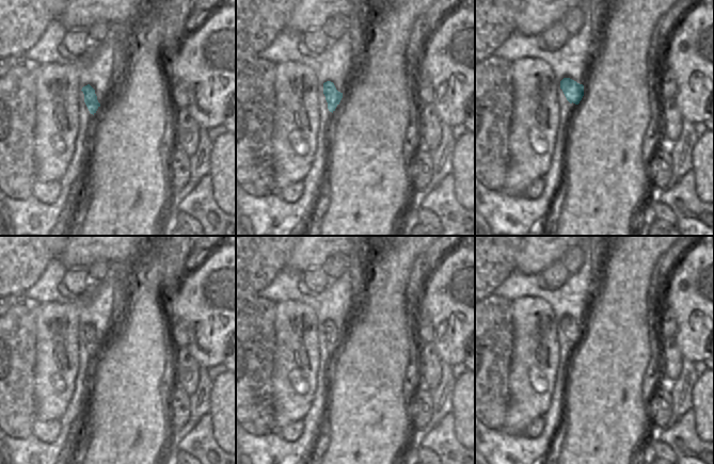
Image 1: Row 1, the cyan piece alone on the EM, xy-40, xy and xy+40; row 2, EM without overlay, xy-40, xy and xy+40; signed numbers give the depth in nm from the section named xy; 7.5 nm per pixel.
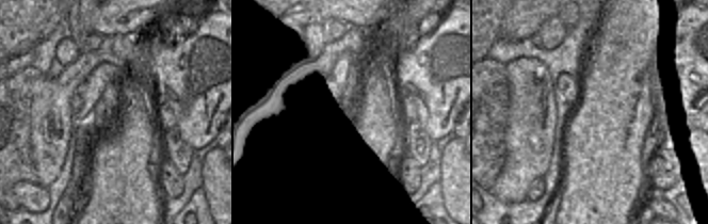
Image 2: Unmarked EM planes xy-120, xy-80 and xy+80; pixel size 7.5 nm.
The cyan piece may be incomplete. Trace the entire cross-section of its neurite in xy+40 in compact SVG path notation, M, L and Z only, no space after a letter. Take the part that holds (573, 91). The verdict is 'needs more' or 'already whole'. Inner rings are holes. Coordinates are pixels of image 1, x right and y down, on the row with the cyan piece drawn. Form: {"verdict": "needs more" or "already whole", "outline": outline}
{"verdict": "needs more", "outline": "M564 78L560 81L560 90L557 92L556 96L560 107L558 129L567 133L573 108L580 103L584 96L584 85L570 78Z"}

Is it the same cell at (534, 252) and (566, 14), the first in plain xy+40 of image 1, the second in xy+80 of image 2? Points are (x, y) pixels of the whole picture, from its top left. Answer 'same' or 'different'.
different

